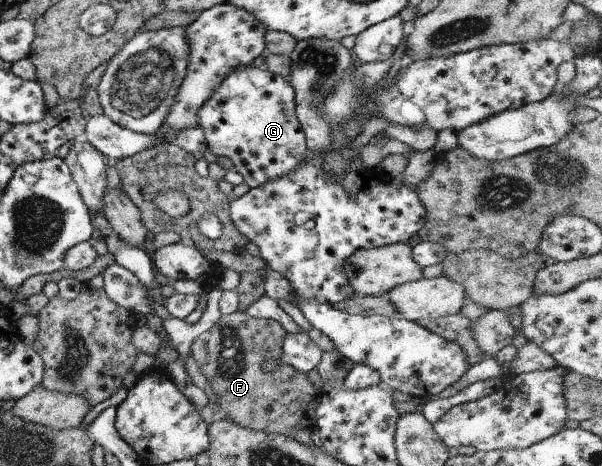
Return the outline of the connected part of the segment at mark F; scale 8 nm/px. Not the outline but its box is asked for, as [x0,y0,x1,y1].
[198,272,324,439]

